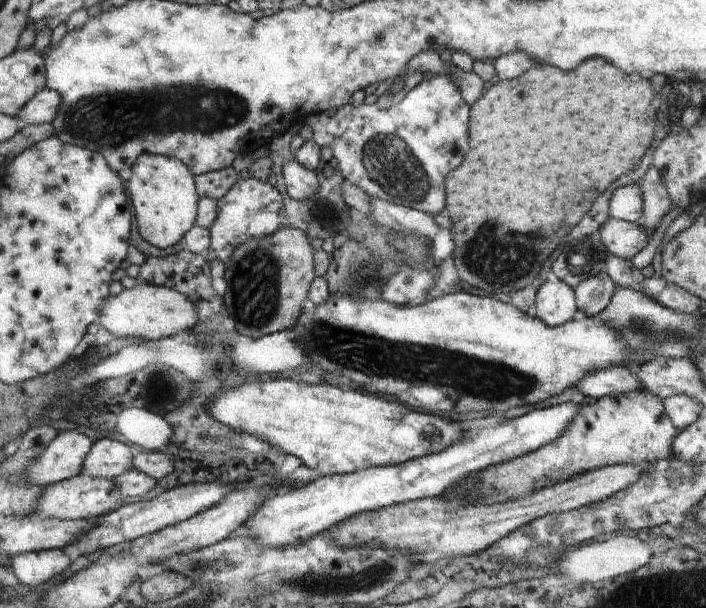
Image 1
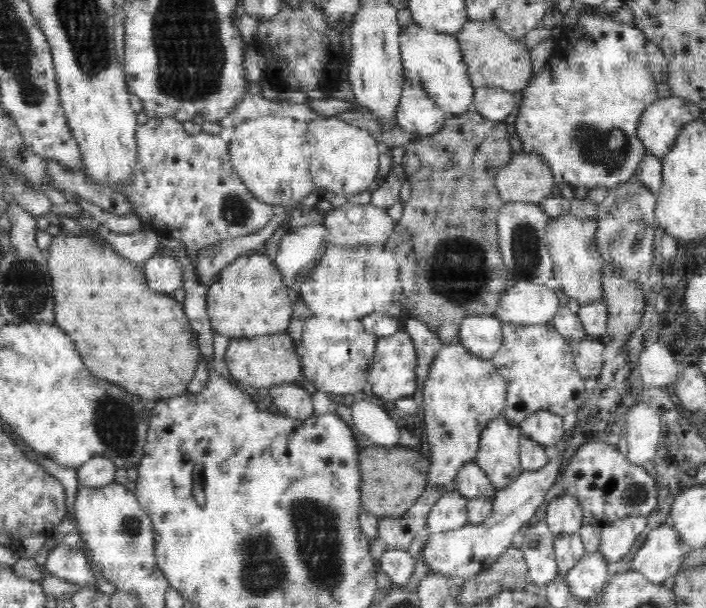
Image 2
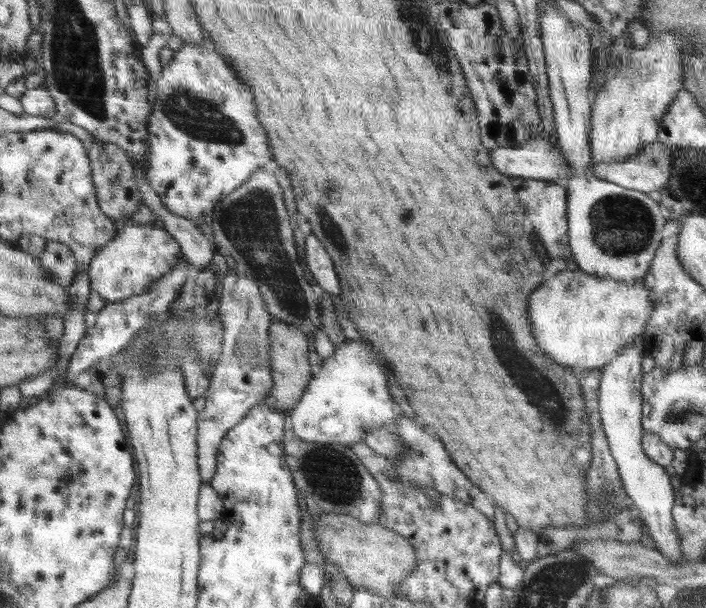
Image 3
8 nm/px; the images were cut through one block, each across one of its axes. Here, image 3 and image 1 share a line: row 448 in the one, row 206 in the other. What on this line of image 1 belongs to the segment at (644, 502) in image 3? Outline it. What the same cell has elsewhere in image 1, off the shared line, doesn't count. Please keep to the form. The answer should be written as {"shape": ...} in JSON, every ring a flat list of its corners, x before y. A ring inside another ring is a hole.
{"shape":[[637,184,618,188,609,201,610,218,634,222,642,215,642,196]]}

